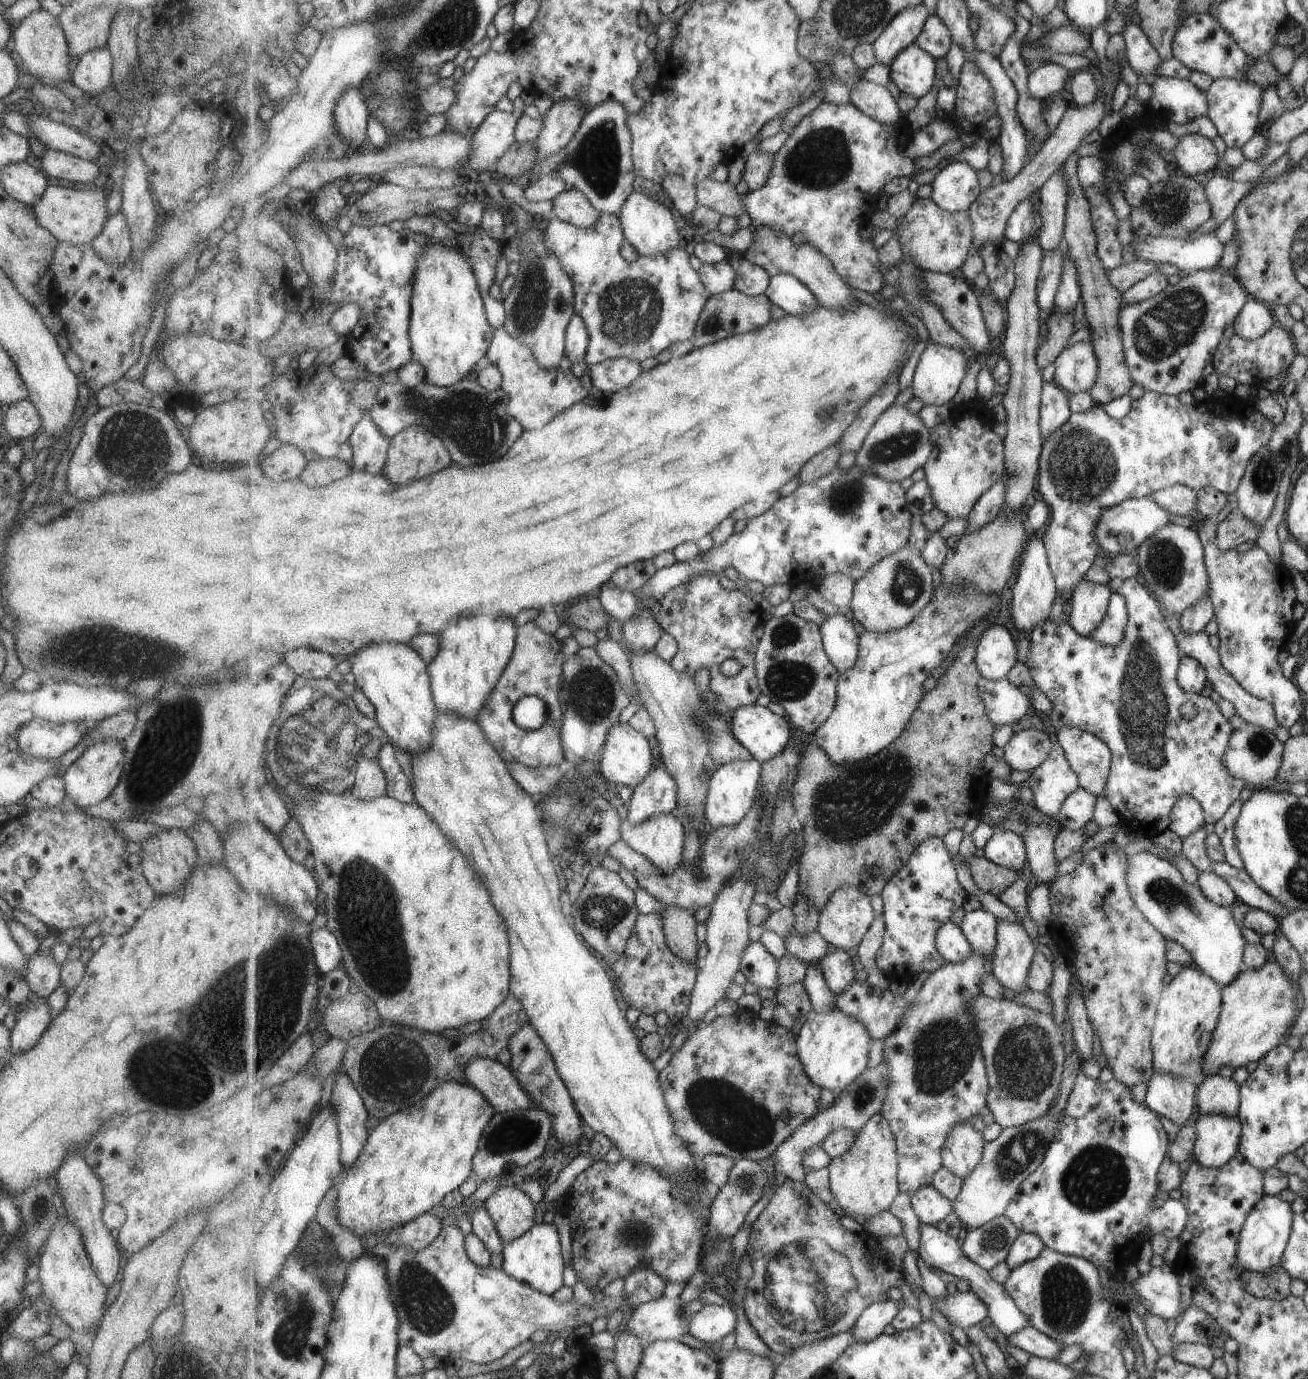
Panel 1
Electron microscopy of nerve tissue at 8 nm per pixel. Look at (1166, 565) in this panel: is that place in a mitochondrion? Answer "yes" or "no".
yes

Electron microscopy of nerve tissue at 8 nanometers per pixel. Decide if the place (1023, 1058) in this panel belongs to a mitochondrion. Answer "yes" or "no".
yes

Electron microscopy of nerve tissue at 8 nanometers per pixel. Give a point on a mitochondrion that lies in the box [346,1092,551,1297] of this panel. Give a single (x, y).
(504, 1139)

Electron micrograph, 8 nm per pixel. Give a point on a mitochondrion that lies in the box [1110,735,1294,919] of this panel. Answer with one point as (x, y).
(1163, 891)

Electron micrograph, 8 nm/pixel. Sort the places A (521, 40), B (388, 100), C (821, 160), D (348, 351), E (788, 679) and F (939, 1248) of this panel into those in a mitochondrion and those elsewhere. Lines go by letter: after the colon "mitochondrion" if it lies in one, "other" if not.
A: other
B: mitochondrion
C: mitochondrion
D: other
E: mitochondrion
F: other

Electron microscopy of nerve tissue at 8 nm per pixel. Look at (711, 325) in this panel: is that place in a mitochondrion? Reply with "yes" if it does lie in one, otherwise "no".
yes

